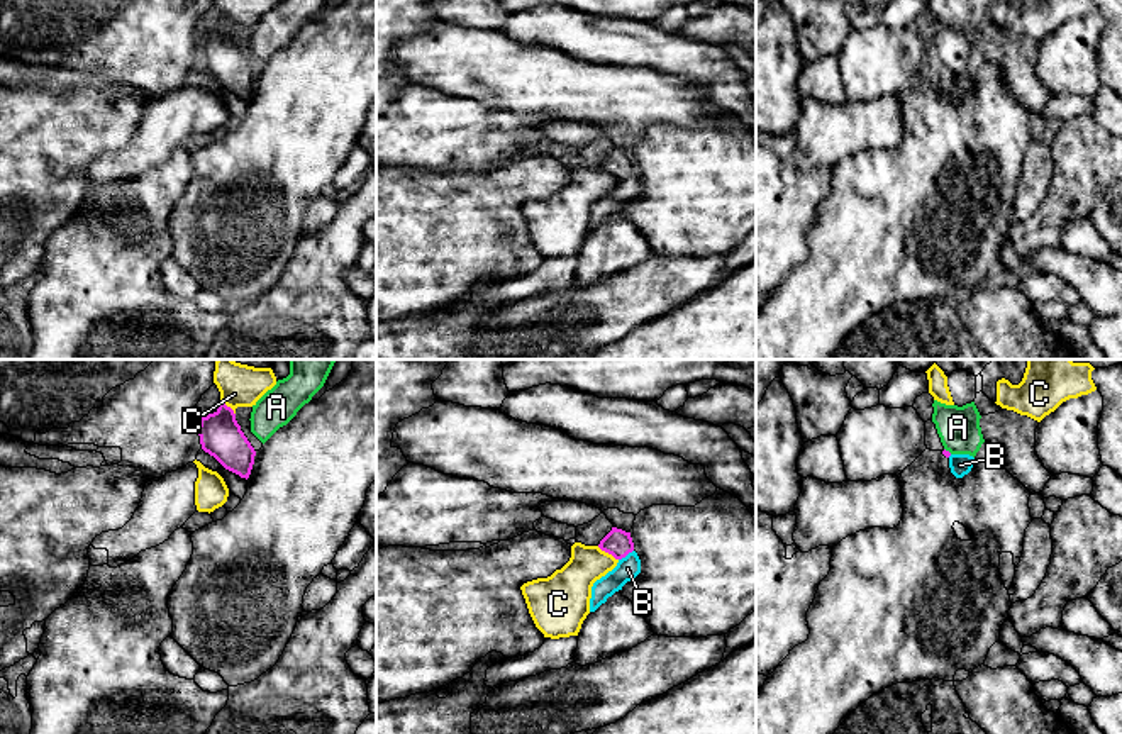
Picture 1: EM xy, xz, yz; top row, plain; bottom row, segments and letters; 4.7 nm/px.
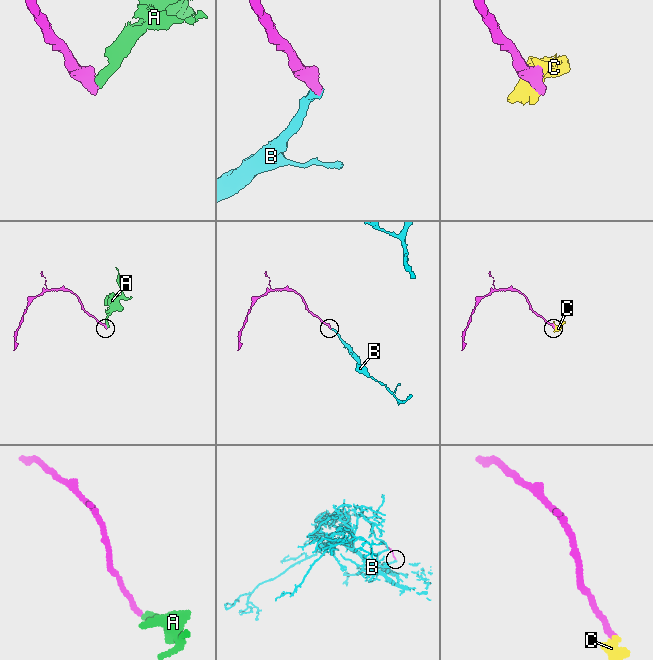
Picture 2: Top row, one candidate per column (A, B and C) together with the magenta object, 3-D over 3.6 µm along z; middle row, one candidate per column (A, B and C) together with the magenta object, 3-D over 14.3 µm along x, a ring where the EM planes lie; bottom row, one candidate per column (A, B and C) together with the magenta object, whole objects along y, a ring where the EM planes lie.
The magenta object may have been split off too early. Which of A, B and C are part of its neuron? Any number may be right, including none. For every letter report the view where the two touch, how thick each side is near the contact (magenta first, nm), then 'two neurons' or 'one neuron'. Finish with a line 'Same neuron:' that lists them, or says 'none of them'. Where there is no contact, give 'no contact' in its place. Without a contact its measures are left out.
A: meets magenta in yz; 30 nm thick on the magenta side, 200 nm on the other; two neurons
B: meets magenta in xz; 130 nm thick on the magenta side, 110 nm on the other; one neuron
C: meets magenta in xz; 130 nm thick on the magenta side, 200 nm on the other; two neurons
Same neuron: B

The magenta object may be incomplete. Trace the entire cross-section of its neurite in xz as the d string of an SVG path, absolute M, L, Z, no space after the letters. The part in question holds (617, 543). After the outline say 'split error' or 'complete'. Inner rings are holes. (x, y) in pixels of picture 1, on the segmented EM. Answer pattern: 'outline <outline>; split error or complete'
outline M612 527L598 548L612 554L619 563L592 587L590 612L595 612L615 592L641 573L641 559L634 551L630 532Z; split error

